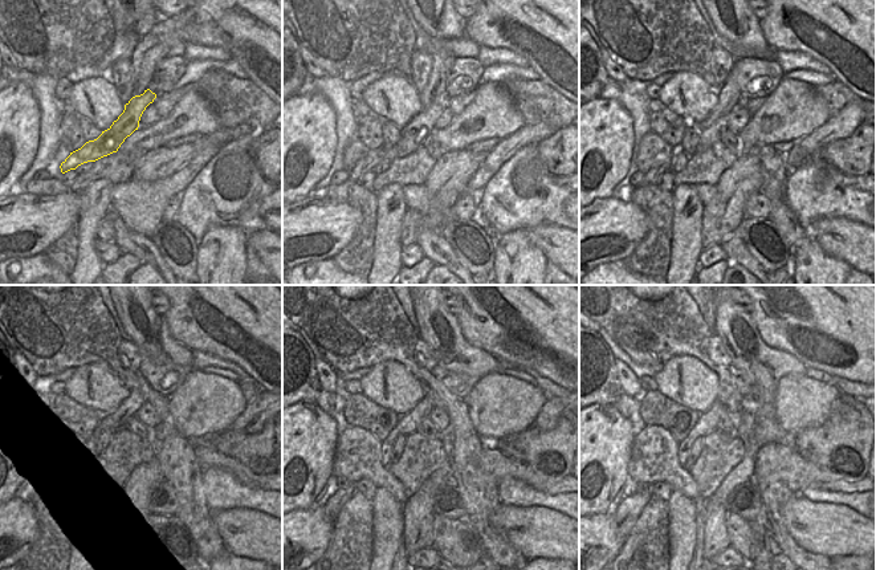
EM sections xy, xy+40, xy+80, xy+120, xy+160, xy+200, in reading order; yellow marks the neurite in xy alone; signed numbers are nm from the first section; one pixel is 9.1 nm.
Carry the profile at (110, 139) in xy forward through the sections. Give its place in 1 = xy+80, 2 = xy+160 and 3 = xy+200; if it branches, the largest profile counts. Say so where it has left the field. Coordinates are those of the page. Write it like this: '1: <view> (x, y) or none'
1: xy+80 (709, 135)
2: xy+160 (333, 505)
3: xy+200 (627, 512)

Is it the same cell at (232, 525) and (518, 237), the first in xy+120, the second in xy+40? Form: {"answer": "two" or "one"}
{"answer": "two"}

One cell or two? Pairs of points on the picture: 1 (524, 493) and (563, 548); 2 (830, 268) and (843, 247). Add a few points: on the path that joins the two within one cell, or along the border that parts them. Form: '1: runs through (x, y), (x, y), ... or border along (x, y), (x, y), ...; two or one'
1: border along (502, 503), (521, 507), (547, 507), (563, 513); two
2: border along (811, 237), (824, 252), (844, 260), (852, 268); two

